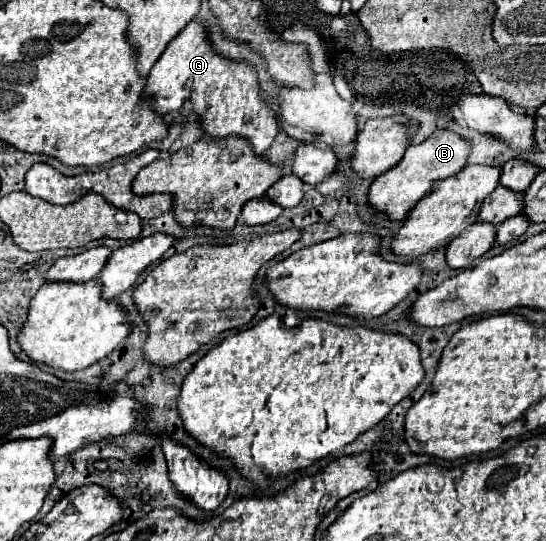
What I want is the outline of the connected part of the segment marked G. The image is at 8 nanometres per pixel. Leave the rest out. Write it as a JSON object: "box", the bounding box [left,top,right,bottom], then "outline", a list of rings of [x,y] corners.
{"box":[144,18,278,154],"outline":[[[196,18],[194,22],[190,22],[190,26],[186,26],[186,30],[182,30],[182,34],[178,34],[178,38],[174,38],[174,42],[170,42],[170,50],[166,50],[162,58],[158,58],[158,62],[154,64],[154,70],[150,70],[148,74],[148,86],[144,92],[154,96],[154,110],[158,110],[160,114],[178,112],[184,102],[194,102],[194,112],[202,116],[204,120],[202,126],[210,138],[226,138],[234,134],[246,136],[252,140],[256,154],[264,154],[278,134],[278,120],[274,118],[274,114],[270,114],[270,106],[266,106],[266,96],[258,86],[256,66],[246,60],[226,58],[220,52],[216,52],[208,36],[206,24]]]}

